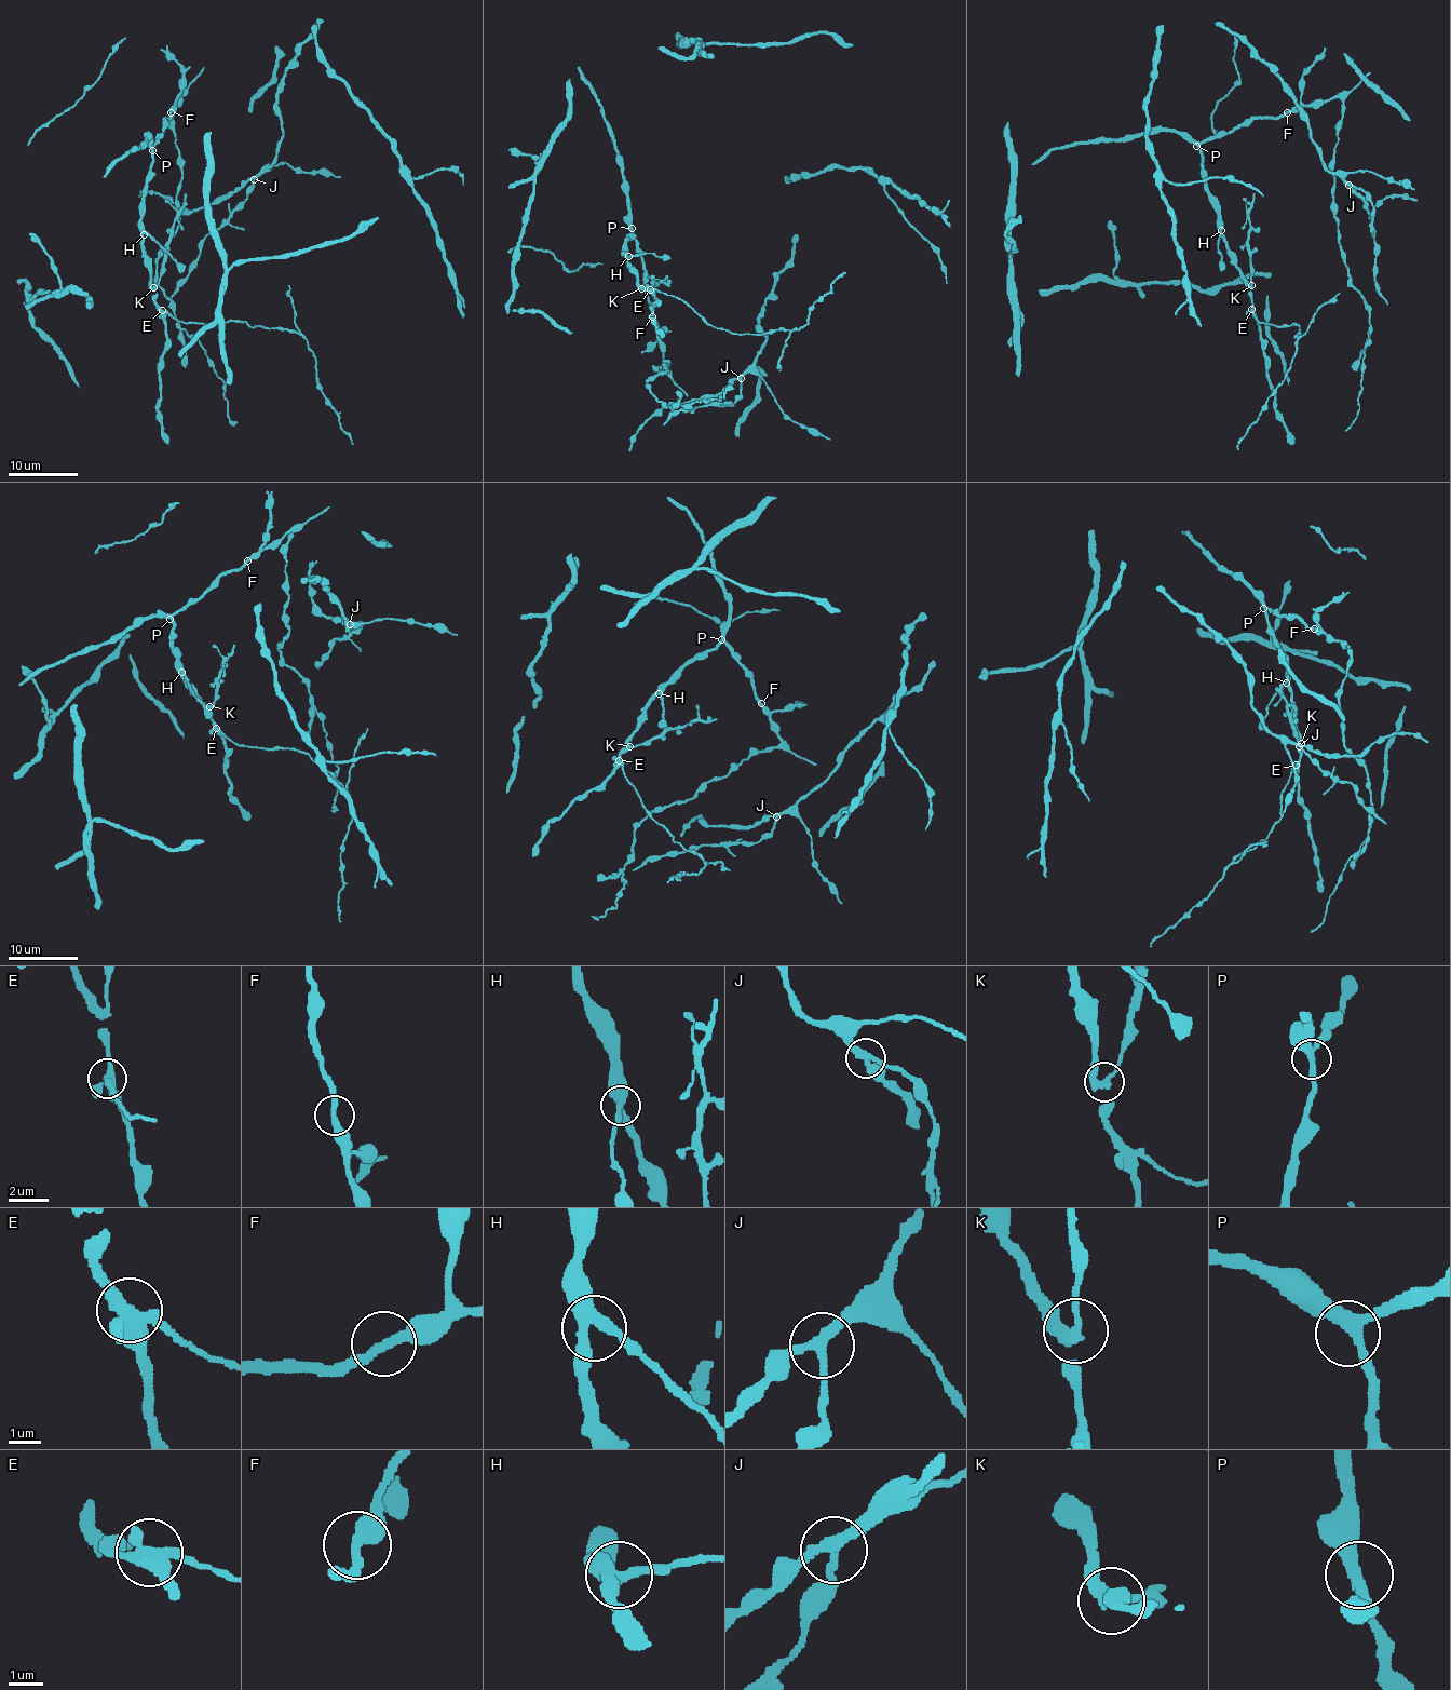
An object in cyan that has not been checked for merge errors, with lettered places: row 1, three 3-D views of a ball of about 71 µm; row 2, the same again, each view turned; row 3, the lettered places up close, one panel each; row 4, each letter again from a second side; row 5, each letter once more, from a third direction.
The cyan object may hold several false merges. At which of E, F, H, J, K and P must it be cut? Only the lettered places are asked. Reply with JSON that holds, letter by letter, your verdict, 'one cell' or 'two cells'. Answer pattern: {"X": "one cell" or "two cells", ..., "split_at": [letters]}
{"E": "two cells", "F": "one cell", "H": "one cell", "J": "one cell", "K": "two cells", "P": "one cell", "split_at": ["E", "K"]}

